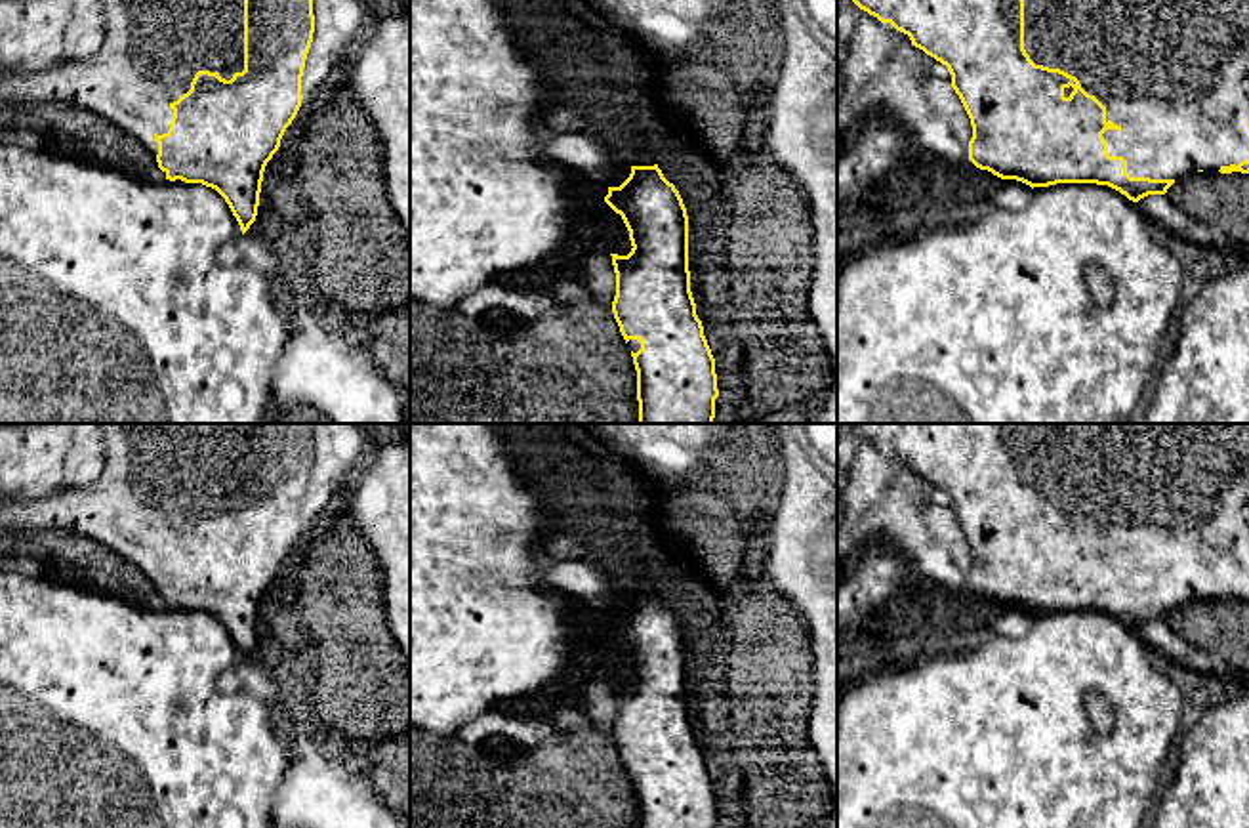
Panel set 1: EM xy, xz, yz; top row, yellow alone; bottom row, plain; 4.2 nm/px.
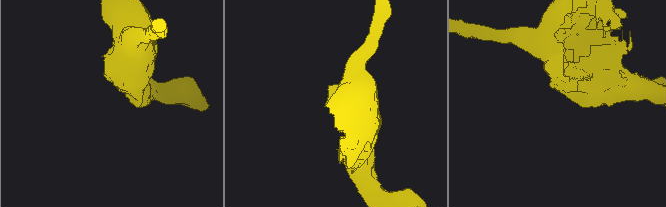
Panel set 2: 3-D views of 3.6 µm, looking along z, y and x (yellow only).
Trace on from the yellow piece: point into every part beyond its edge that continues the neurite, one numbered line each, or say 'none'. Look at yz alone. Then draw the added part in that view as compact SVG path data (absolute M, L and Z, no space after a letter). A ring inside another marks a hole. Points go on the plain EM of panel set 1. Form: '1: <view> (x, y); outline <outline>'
1: yz (1171, 498); outline M1022 424L1024 477L1035 492L1060 496L1075 504L1081 515L1106 534L1106 549L1121 557L1102 561L1110 584L1127 588L1131 605L1180 607L1192 599L1218 599L1222 593L1249 588L1249 424Z

